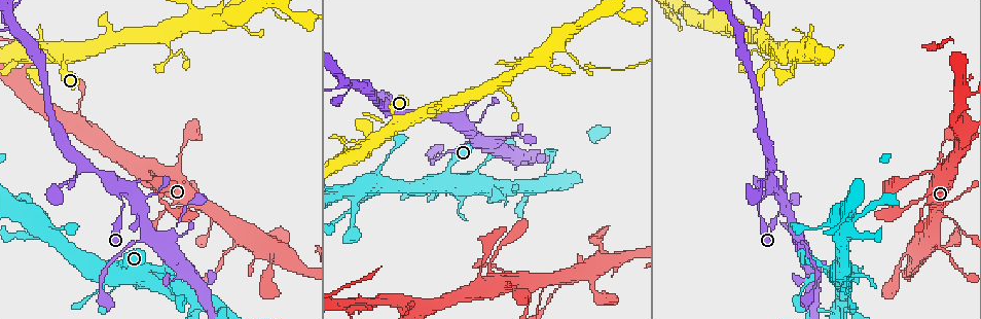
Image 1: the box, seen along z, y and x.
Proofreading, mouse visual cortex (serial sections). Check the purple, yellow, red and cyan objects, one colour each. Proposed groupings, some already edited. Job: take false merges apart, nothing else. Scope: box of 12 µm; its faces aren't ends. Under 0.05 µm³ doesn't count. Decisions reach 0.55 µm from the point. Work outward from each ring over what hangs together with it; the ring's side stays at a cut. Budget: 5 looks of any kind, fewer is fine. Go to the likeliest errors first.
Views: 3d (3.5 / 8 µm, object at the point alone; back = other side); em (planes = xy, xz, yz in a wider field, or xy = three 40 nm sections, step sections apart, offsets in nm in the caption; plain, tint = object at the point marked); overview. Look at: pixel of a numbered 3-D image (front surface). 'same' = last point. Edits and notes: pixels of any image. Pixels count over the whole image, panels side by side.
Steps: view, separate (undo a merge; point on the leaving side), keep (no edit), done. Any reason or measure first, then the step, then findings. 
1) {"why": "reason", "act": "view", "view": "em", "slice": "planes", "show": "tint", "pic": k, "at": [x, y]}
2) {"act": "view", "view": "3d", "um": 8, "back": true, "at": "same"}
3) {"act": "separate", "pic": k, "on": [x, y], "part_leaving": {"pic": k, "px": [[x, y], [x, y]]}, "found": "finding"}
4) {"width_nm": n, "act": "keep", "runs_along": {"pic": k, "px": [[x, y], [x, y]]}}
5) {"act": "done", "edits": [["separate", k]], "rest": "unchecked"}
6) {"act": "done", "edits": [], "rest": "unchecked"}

{"why": "calibre changes", "act": "view", "view": "3d", "um": 3.5, "pic": 1, "at": [173, 236]}

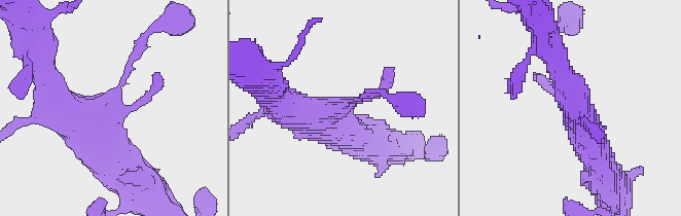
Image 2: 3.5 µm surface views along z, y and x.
{"act": "view", "view": "em", "slice": "xy", "step": 2, "show": "tint", "pic": 2, "at": [341, 106]}

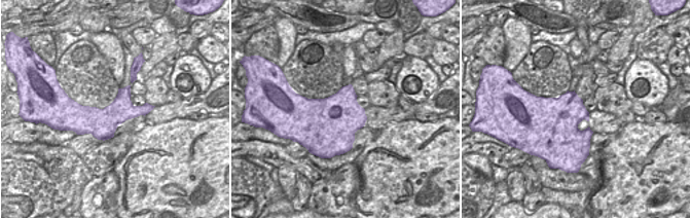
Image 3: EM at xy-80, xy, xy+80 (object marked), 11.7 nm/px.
{"act": "keep", "runs_along": {"pic": 2, "px": [[57, 99], [81, 123], [104, 111], [142, 44]]}, "found": "one cell here"}

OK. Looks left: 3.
{"why": "thick turns thin", "act": "view", "view": "3d", "um": 8, "pic": 1, "at": [196, 308]}

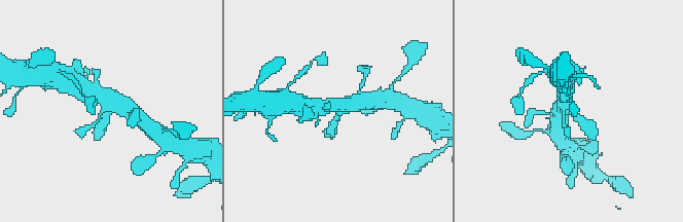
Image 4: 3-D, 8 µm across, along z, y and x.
{"why": "closer look", "act": "view", "view": "3d", "um": 3.5, "pic": 4, "at": [105, 110]}

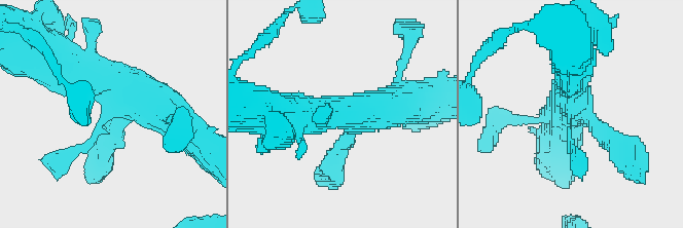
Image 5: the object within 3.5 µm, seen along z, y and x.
{"arms": 4, "arm_widths_nm": [100, 250, 450, 450], "act": "view", "view": "em", "slice": "xy", "step": 3, "show": "tint", "pic": 5, "at": [570, 111]}

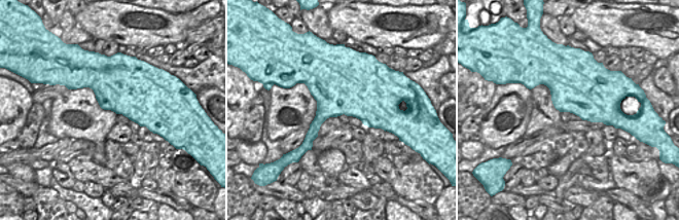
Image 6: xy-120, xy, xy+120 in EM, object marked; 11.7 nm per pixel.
{"act": "keep", "runs_along": {"pic": 5, "px": [[83, 73], [128, 94], [80, 151], [62, 151]]}, "found": "all the same cell"}

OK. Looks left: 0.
{"act": "done", "edits": [], "rest": "unchecked"}

